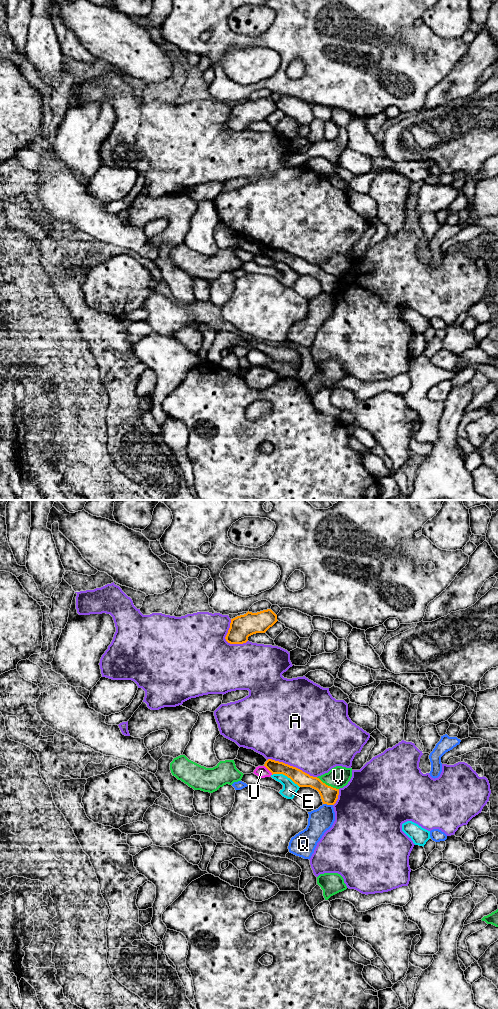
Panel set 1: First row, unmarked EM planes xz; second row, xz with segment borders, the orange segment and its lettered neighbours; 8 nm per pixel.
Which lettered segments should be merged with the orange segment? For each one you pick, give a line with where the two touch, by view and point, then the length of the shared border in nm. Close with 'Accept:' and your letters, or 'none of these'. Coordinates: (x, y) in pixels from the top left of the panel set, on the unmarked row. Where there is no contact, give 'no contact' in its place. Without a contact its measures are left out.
Accept: none of these

